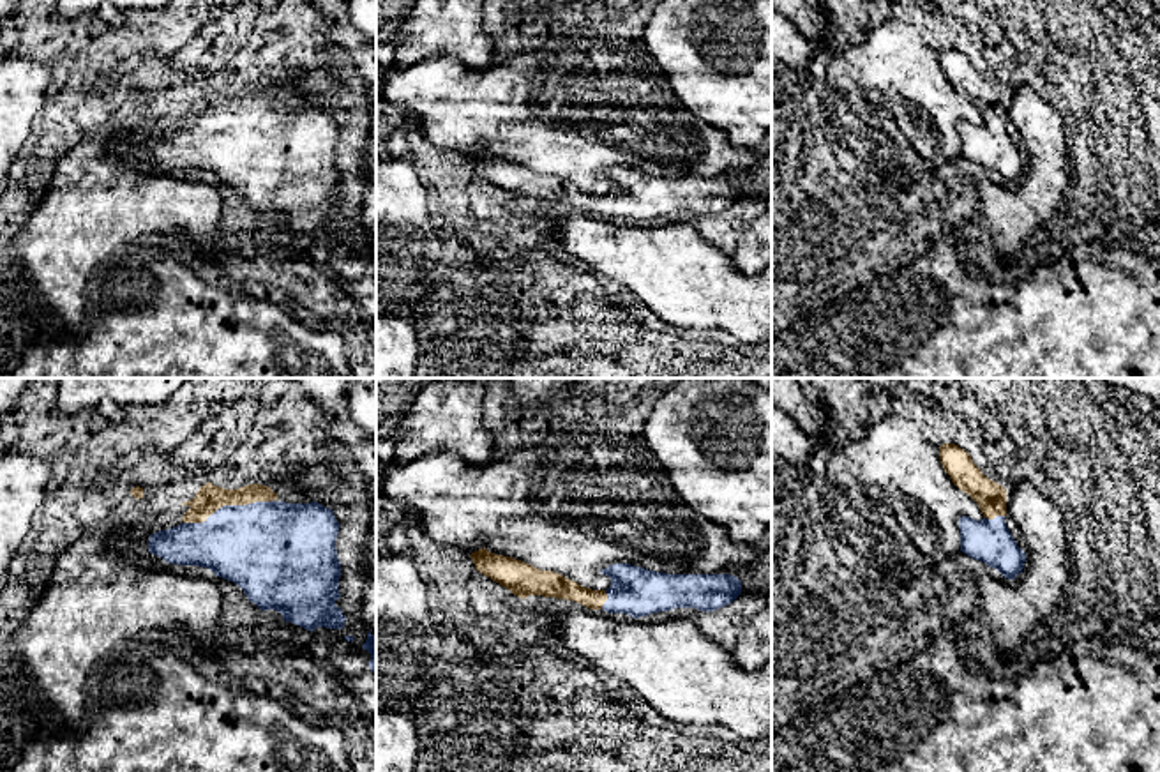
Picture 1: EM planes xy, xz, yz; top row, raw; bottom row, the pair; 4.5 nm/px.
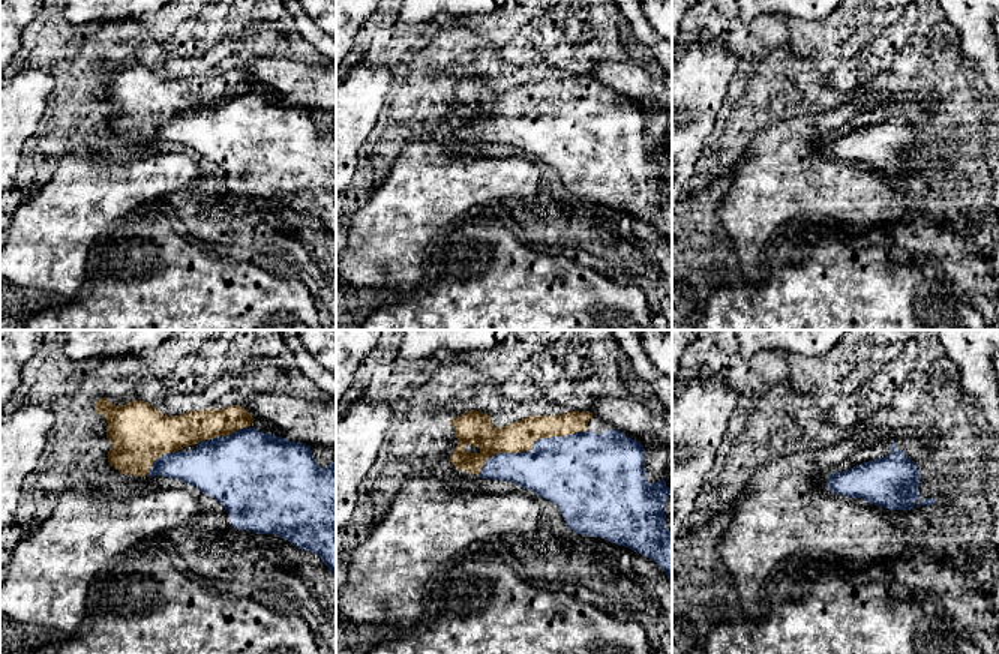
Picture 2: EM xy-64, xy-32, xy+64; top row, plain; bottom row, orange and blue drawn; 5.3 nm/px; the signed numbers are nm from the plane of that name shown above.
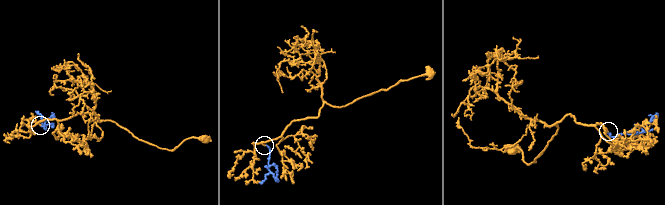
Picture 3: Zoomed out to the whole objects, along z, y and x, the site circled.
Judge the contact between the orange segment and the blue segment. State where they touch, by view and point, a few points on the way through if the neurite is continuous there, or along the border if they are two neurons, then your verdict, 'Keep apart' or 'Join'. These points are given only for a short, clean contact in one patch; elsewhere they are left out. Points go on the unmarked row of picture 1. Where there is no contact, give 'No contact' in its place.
Touches orange at xy (226, 108). Join

